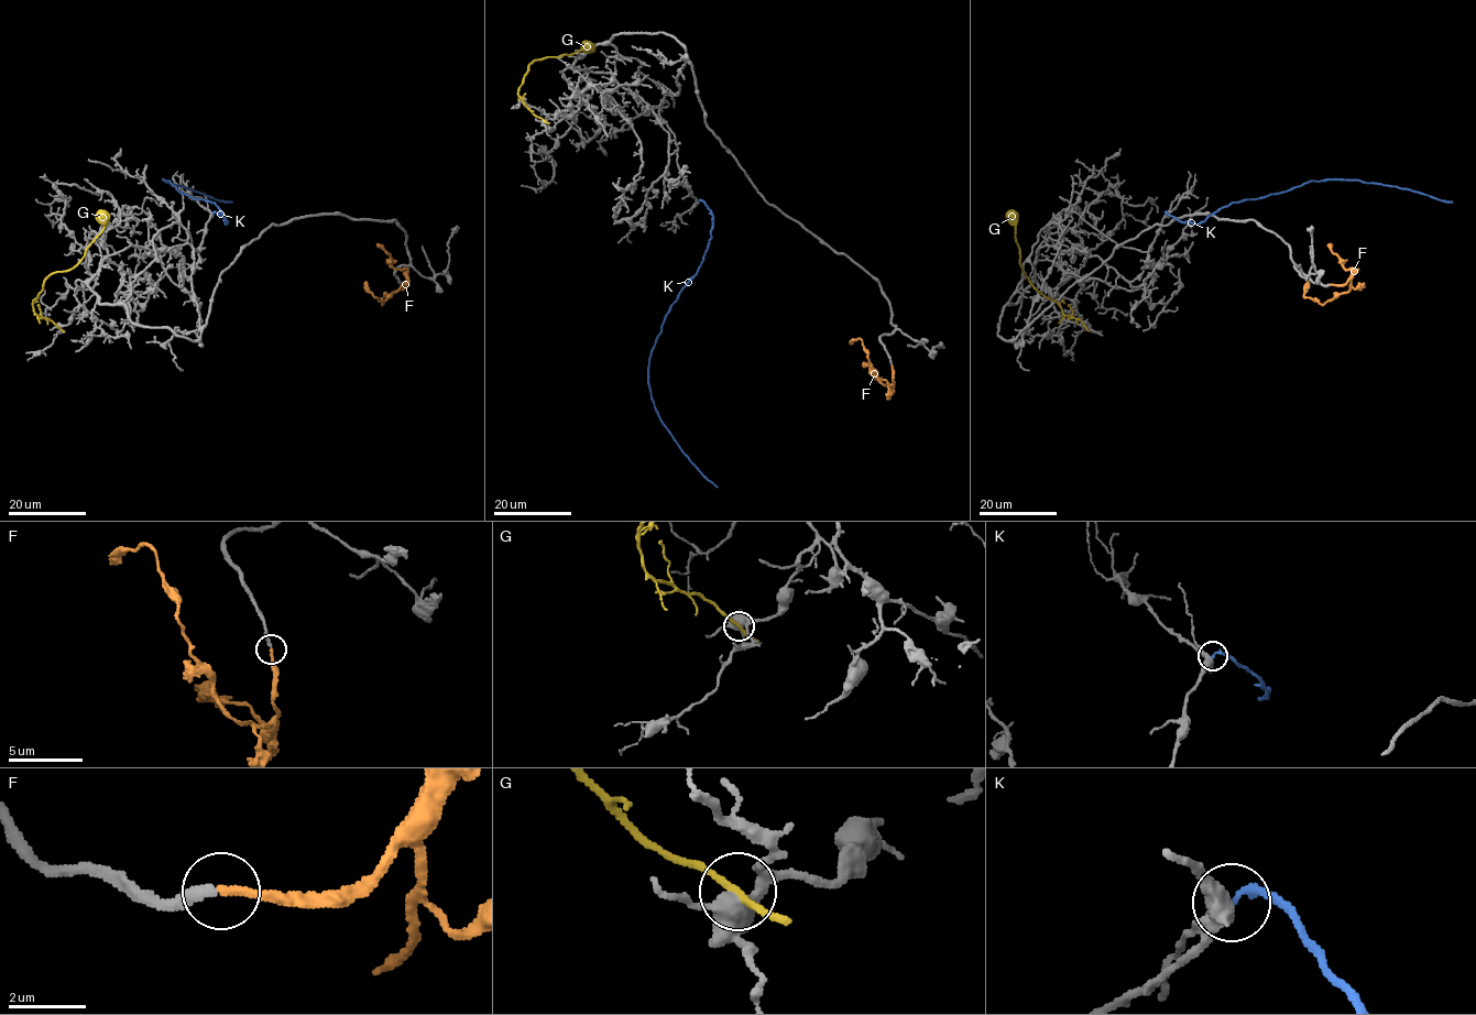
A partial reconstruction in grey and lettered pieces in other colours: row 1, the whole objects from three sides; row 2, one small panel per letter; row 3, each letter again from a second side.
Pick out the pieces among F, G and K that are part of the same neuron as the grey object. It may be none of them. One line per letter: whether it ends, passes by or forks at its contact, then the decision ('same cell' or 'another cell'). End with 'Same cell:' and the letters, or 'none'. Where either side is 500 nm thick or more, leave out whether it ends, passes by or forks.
F: it ends | same cell
G: it passes by | another cell
K: it ends | another cell
Same cell: F

